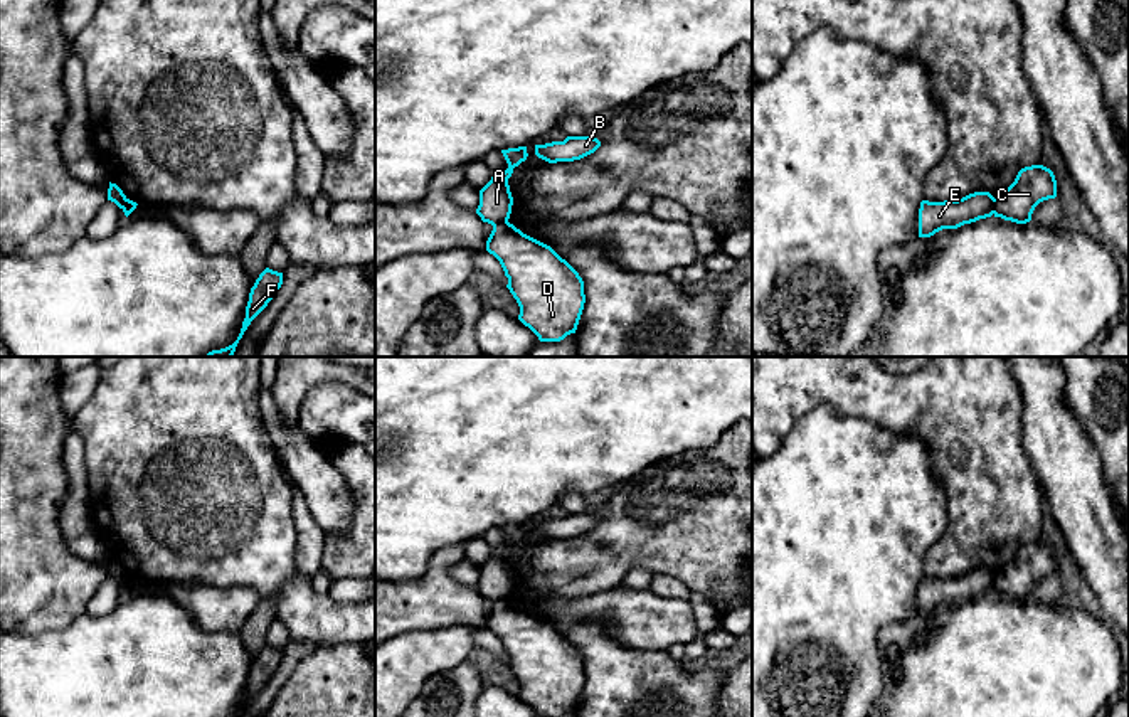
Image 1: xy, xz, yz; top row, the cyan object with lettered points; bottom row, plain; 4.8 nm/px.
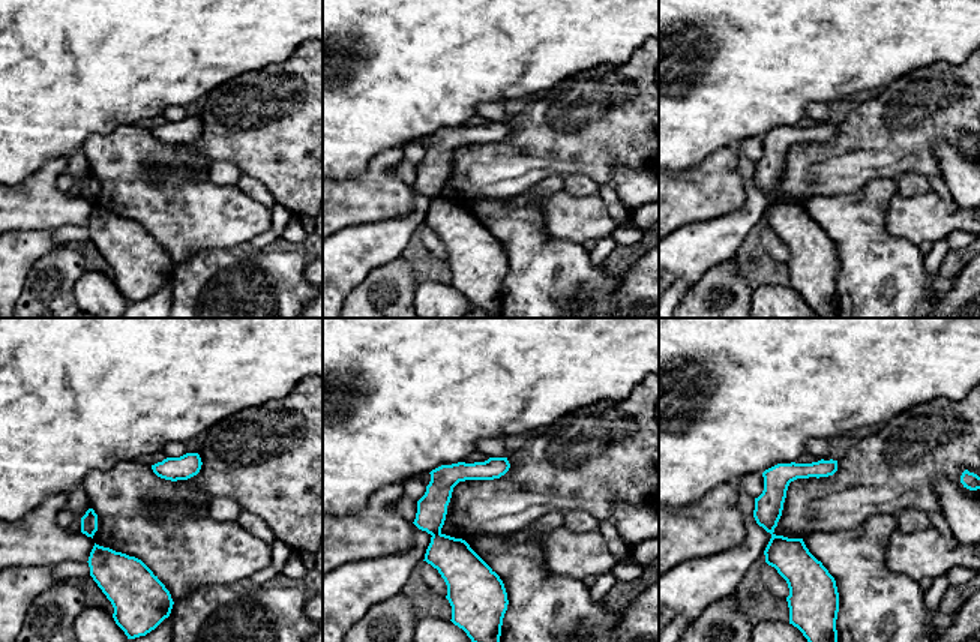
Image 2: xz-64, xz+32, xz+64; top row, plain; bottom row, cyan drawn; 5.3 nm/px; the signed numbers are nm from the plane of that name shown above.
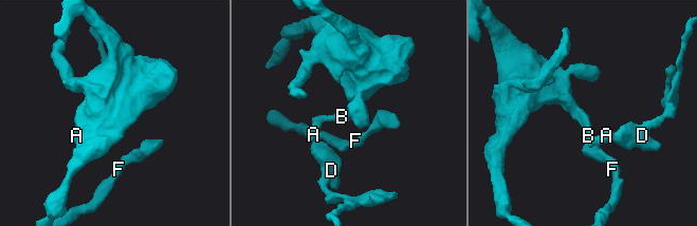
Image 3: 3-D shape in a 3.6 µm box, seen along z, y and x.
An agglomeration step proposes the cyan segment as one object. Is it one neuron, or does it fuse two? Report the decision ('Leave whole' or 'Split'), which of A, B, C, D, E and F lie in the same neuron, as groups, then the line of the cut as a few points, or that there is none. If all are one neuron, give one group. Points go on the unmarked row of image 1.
Split. Groups: A B E F / C D. Split along xz (507, 596), (493, 603)

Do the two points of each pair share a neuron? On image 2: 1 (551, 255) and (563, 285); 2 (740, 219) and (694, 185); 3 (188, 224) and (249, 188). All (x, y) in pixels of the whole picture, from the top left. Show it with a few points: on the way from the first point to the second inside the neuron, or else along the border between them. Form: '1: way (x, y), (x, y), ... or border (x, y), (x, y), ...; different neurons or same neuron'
1: way (551, 263), (551, 273), (556, 278); same neuron
2: border (745, 185), (745, 201), (737, 209), (695, 221); different neurons
3: border (234, 185), (270, 207); different neurons

